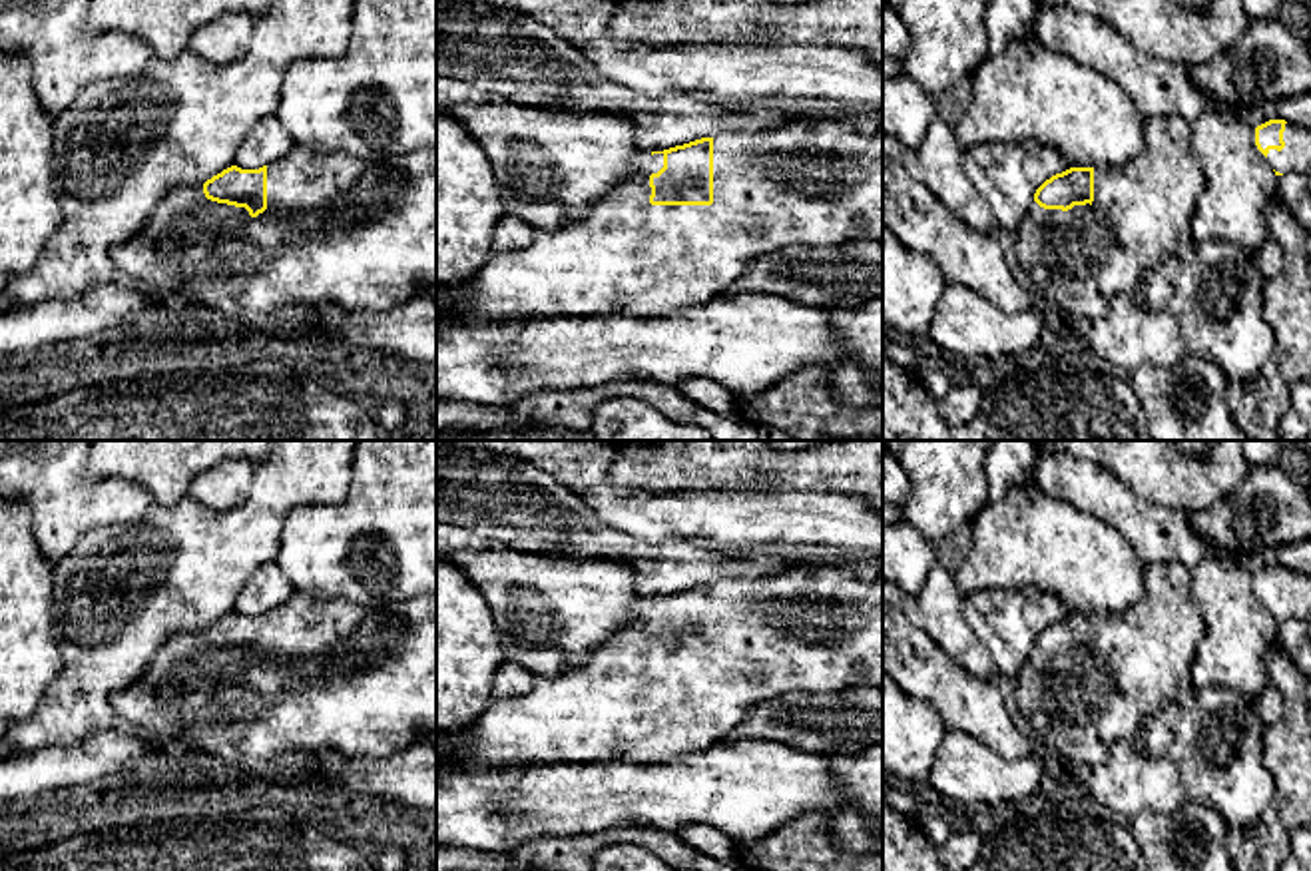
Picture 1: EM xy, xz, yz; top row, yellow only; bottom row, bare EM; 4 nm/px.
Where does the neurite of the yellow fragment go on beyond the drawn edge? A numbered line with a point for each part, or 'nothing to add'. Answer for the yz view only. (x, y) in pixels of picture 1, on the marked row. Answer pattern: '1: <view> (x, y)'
1: yz (1142, 212)

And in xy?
1: xy (337, 230)

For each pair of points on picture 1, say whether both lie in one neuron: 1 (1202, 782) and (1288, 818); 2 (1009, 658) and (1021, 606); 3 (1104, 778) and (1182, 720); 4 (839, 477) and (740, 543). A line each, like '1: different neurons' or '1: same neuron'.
1: different neurons
2: same neuron
3: different neurons
4: different neurons

